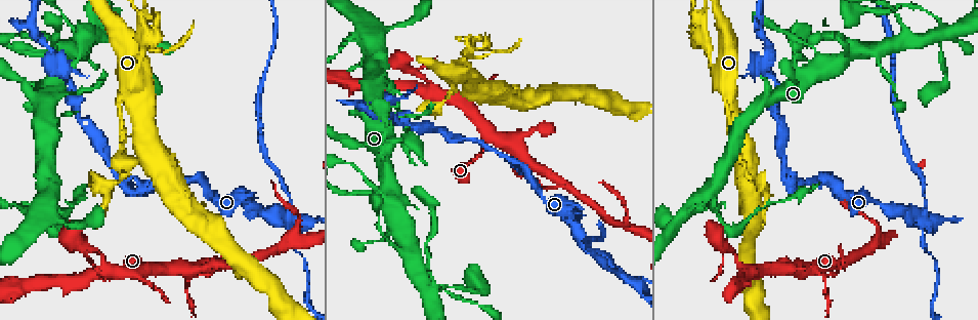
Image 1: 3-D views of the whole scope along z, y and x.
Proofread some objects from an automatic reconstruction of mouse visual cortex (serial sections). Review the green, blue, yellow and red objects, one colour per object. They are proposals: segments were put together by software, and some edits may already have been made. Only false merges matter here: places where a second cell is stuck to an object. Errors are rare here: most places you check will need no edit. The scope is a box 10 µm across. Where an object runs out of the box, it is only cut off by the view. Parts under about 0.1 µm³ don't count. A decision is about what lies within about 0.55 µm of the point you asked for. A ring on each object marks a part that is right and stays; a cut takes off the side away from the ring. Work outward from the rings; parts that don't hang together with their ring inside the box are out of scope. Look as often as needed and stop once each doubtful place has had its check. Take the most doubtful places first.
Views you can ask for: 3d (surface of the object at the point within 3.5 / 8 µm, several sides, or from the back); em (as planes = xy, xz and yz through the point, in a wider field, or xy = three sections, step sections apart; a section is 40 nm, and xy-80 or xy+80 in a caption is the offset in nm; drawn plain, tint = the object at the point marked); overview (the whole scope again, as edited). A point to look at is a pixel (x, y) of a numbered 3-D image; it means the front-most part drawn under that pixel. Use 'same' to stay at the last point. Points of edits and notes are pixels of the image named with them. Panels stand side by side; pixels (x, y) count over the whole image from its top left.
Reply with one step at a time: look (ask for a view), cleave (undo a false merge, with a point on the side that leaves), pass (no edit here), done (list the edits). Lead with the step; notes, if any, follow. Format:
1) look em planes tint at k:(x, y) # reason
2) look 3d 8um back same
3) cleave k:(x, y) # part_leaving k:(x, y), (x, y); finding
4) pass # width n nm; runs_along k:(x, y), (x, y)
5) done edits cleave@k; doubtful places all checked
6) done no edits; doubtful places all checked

look 3d 3.5um at 1:(923, 218) # sharp bend

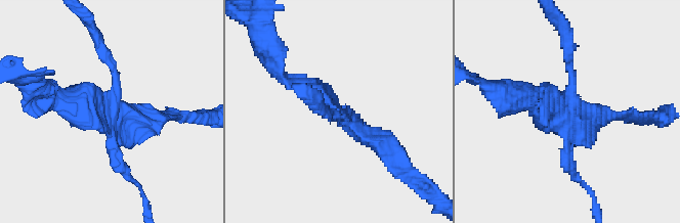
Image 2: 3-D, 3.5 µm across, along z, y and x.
look em xy step 2 plain at 2:(107, 111) # arms 4; arm_widths 150, 200, 200, 300 nm

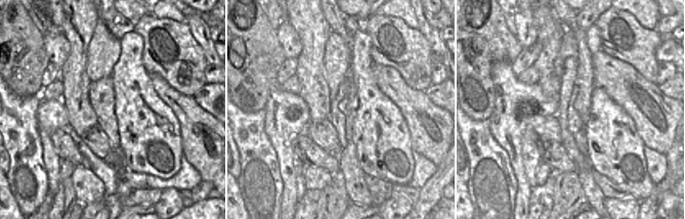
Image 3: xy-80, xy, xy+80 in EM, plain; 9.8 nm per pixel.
look em xy step 2 tint same

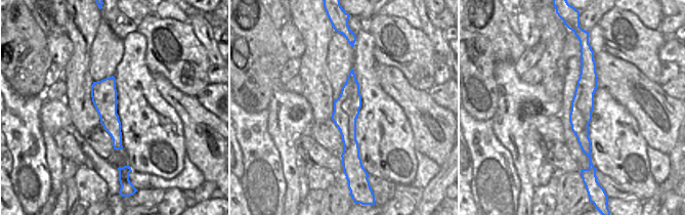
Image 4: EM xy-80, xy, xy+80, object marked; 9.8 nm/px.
cleave 2:(107, 54) # border 4:(348, 75), (344, 147); a second cell is stuck on

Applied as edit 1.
look 3d 3.5um at 1:(795, 191) # sharp bend

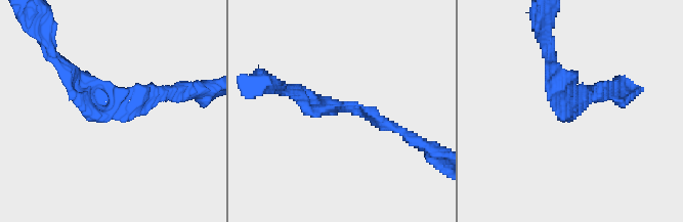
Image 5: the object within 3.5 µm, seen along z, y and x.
look em planes tint at 5:(565, 114)

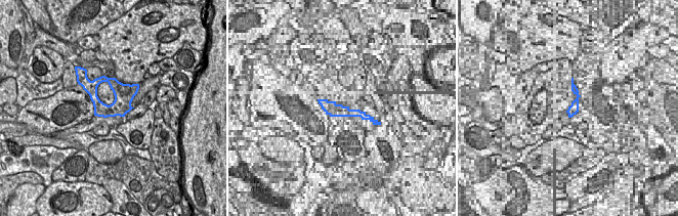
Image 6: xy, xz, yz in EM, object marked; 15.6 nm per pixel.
pass # runs_along 5:(388, 124), (291, 92); one cell here

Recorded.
look 3d 3.5um at 1:(719, 216) # abrupt turn

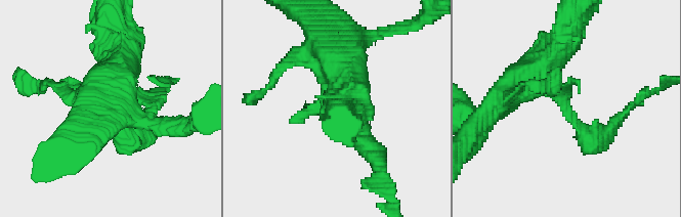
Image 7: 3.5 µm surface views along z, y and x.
look em xy step 1 tint at 7:(568, 109)

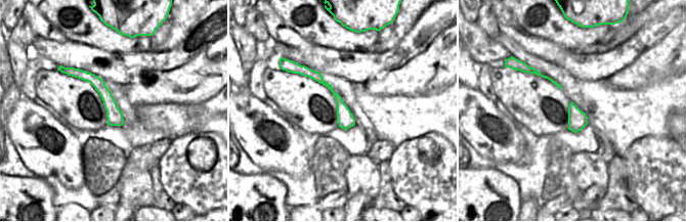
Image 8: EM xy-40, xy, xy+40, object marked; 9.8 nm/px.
look em xy step 2 tint same # another direction

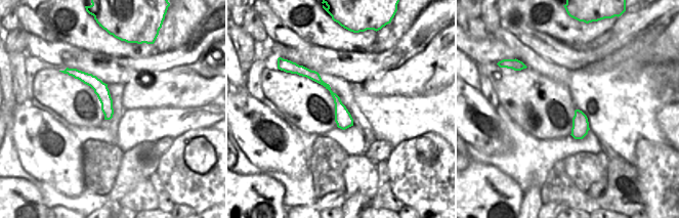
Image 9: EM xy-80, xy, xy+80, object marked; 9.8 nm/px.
cleave 7:(611, 128) # width 170 nm; part_leaving 7:(582, 128), (598, 138), (647, 94); a second cell is stuck on

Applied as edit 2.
look overview # see it whole again

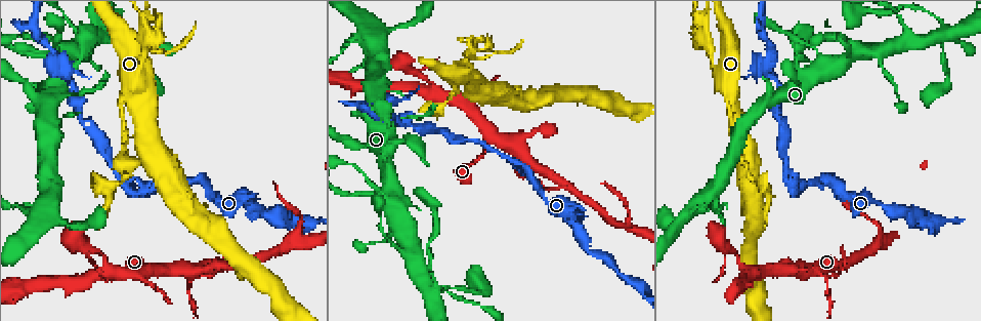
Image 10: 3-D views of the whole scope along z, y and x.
look 3d 8um at 10:(705, 24)

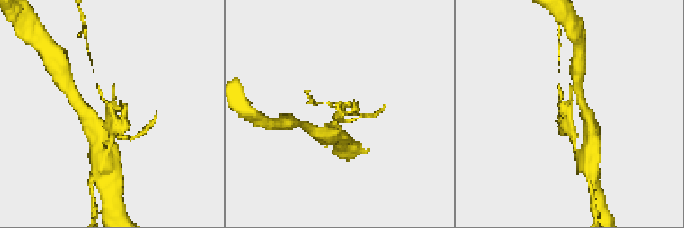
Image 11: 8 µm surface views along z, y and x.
look 3d 3.5um same # closer look

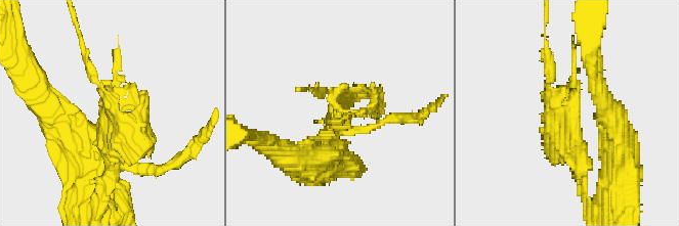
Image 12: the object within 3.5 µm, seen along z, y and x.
look em planes tint at 12:(570, 111) # need the tissue

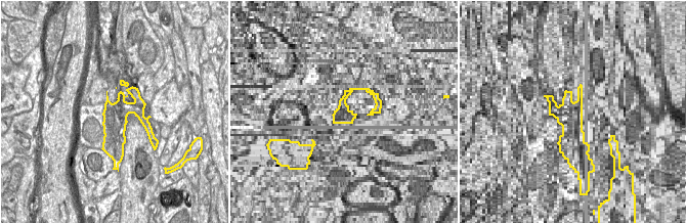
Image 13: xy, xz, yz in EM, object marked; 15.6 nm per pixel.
pass # width 380 nm; runs_along 13:(133, 89), (115, 115), (112, 147); continuous, no second cell

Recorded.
look 3d 3.5um at 10:(391, 199) # arms run side by side

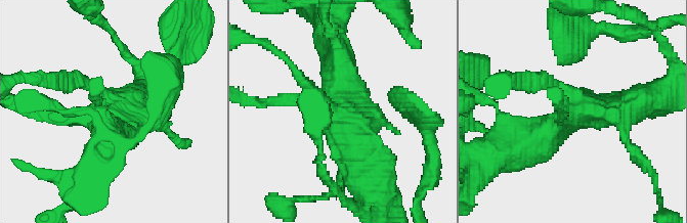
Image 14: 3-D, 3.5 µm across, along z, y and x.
look em xy step 1 tint at 14:(345, 115) # need the tissue

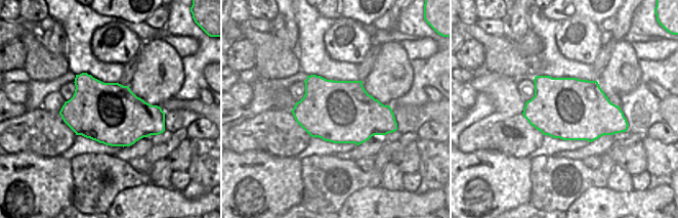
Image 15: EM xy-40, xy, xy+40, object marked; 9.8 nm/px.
pass # runs_along 14:(521, 143), (575, 112), (636, 105); continuous, no second cell

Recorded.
look 3d 3.5um at 10:(136, 136)

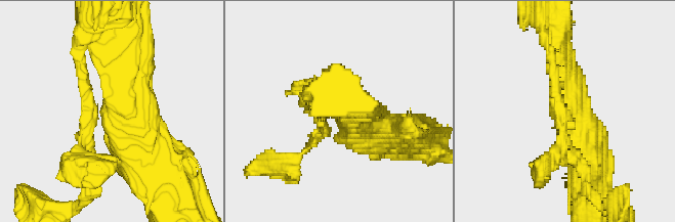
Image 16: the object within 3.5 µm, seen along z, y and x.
pass # all the same cell

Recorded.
done edits cleave@2, cleave@7; doubtful places all checked

